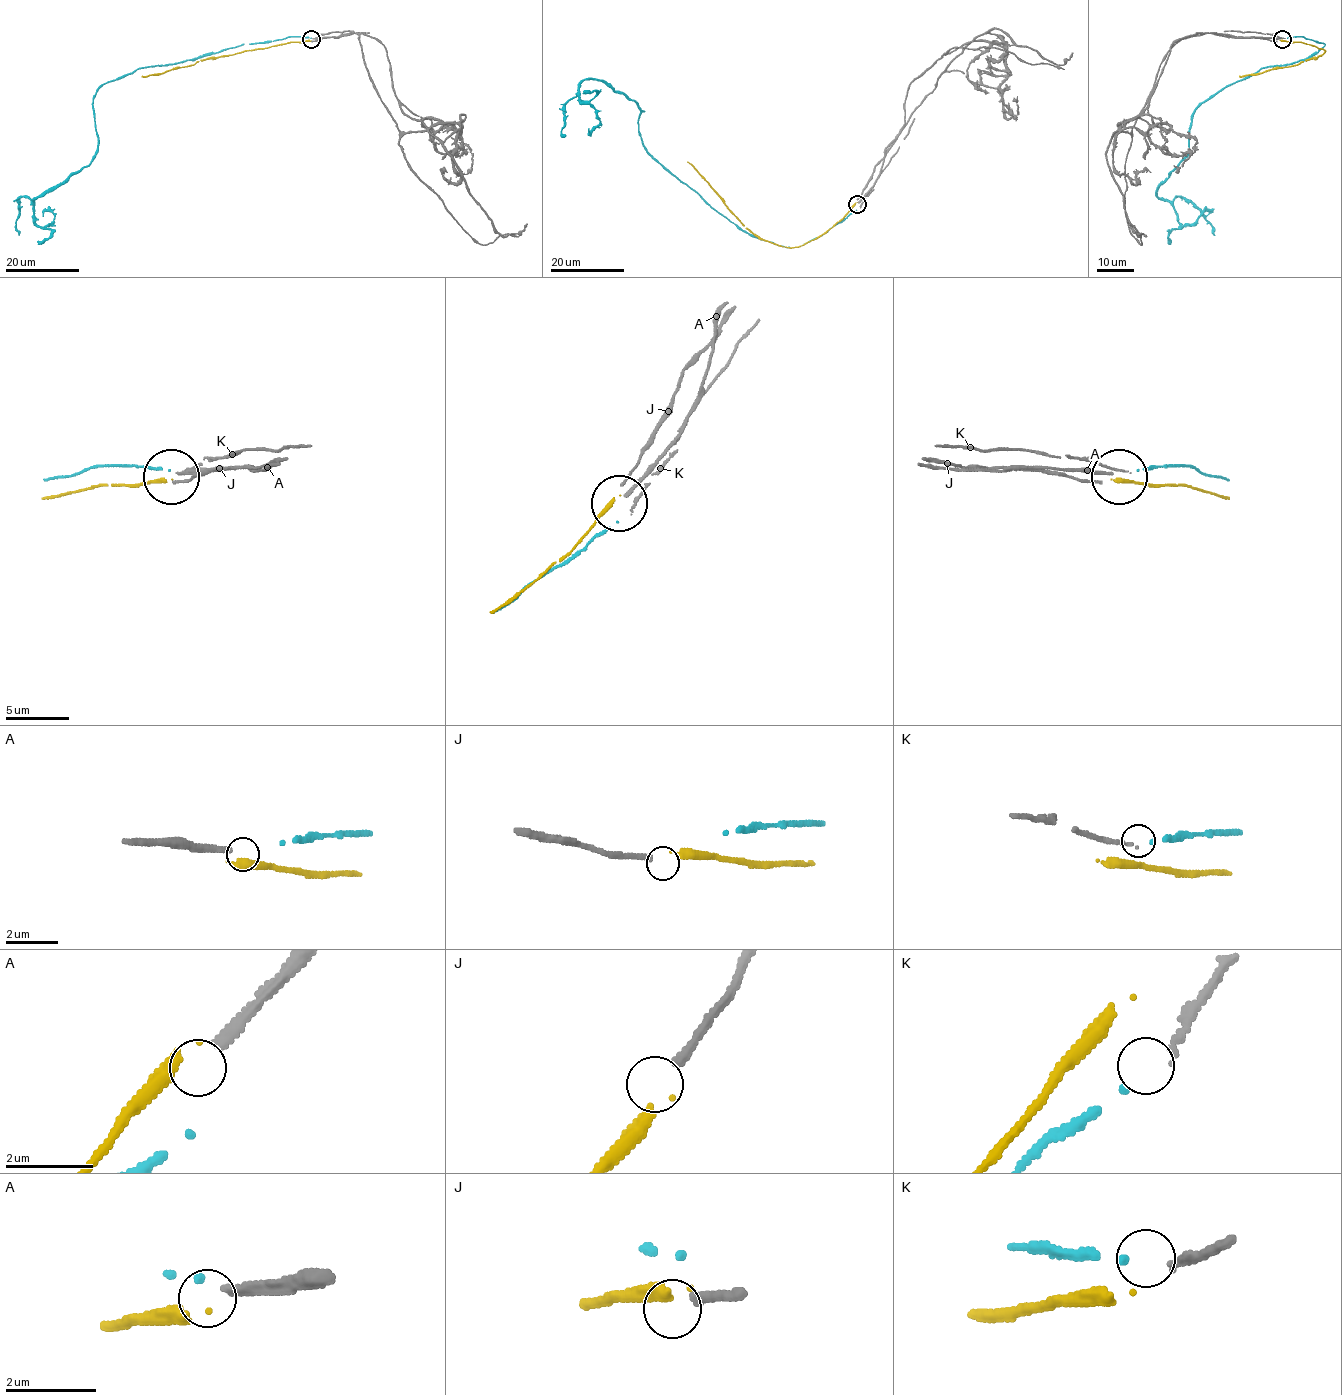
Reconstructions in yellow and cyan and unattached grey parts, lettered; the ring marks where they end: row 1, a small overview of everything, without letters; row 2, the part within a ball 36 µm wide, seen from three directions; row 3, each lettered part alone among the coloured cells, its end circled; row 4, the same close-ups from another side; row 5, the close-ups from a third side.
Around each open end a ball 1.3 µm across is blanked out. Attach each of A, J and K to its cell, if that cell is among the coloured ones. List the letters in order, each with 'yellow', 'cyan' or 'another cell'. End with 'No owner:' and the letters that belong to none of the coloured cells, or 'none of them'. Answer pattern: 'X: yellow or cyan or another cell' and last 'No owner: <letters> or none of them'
A: another cell
J: another cell
K: cyan
No owner: A, J

